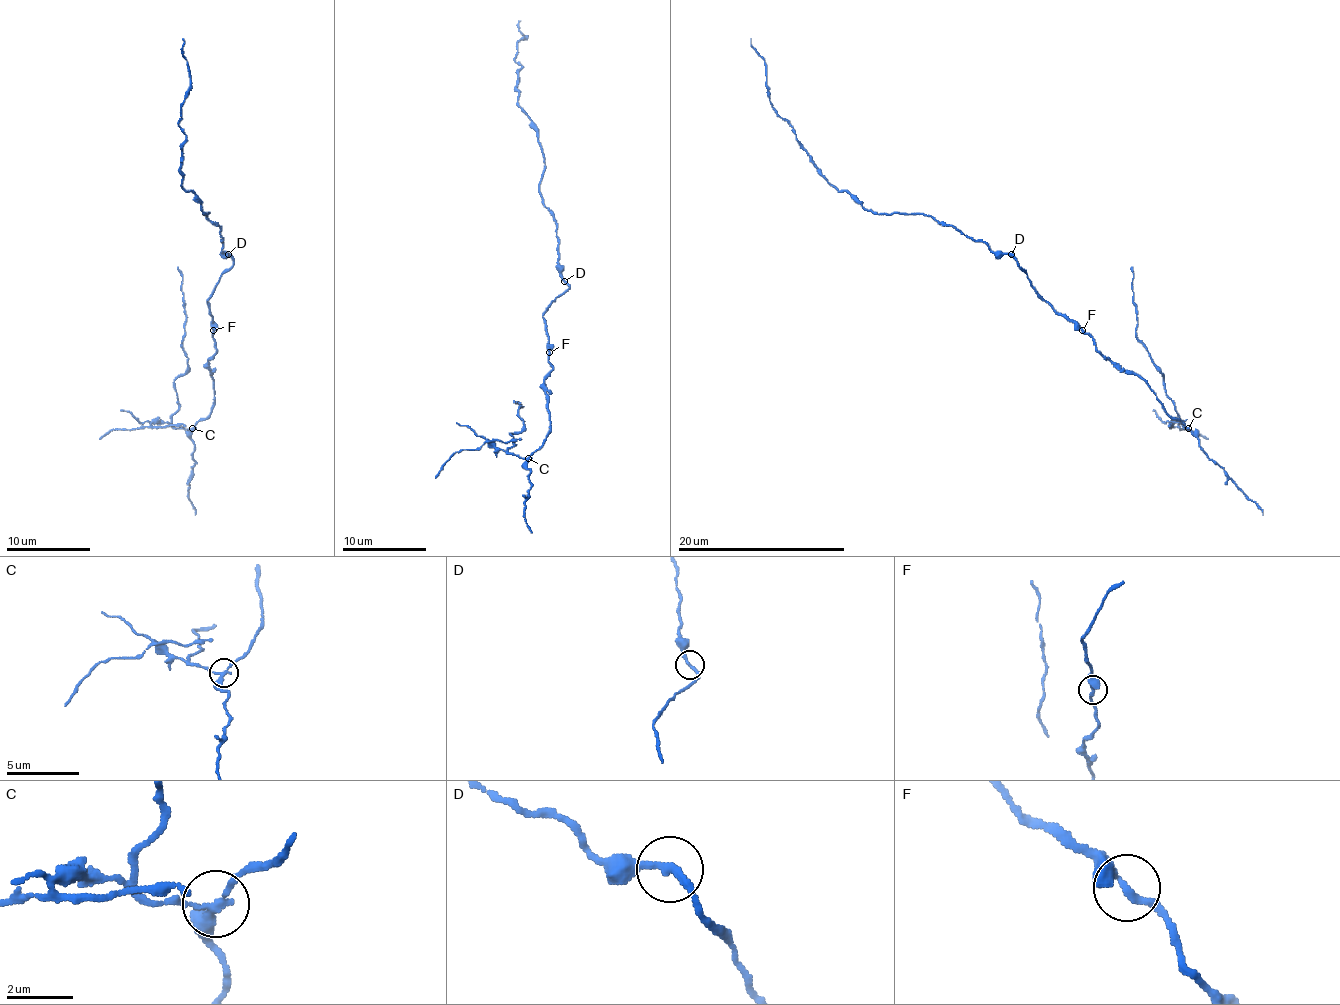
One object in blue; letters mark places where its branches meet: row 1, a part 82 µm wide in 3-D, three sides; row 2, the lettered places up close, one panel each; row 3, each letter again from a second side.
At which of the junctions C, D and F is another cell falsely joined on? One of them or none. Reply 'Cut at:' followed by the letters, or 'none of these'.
Cut at: C

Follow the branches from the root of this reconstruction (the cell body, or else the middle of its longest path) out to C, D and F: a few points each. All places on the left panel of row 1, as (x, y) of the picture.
C: (217, 280), (207, 299), (215, 349), (209, 360), (213, 408), (192, 429)
D: (217, 280), (232, 265), (228, 254)
F: (217, 280), (207, 299), (213, 330)

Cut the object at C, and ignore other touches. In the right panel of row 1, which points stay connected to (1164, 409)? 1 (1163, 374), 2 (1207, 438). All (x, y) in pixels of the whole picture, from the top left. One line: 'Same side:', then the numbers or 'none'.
Same side: none

